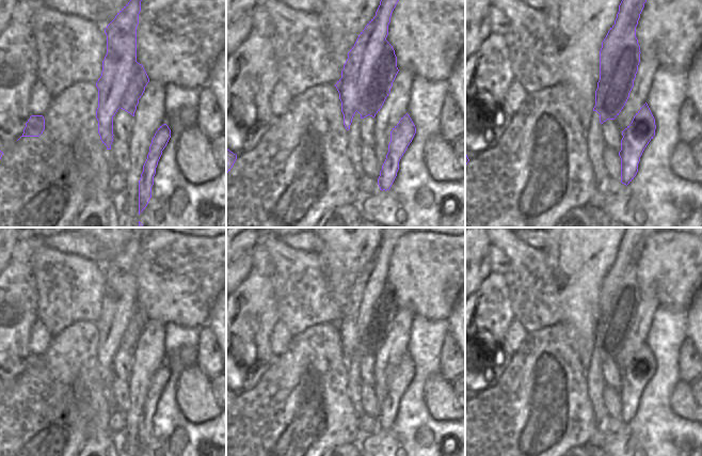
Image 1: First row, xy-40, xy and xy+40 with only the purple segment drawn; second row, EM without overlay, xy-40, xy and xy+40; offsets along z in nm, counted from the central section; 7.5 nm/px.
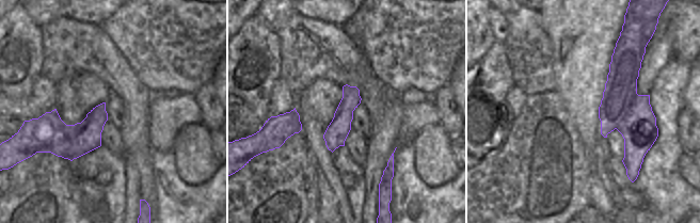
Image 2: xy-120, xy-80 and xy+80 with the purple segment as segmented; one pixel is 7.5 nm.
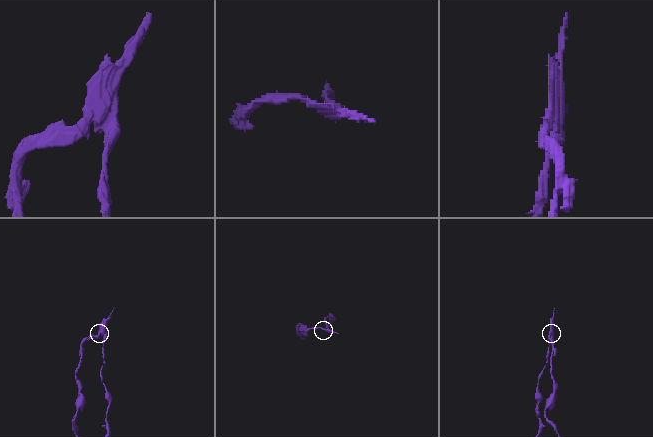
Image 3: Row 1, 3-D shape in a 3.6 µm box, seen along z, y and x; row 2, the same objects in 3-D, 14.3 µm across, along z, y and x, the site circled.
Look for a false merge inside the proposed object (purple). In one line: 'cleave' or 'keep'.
cleave

